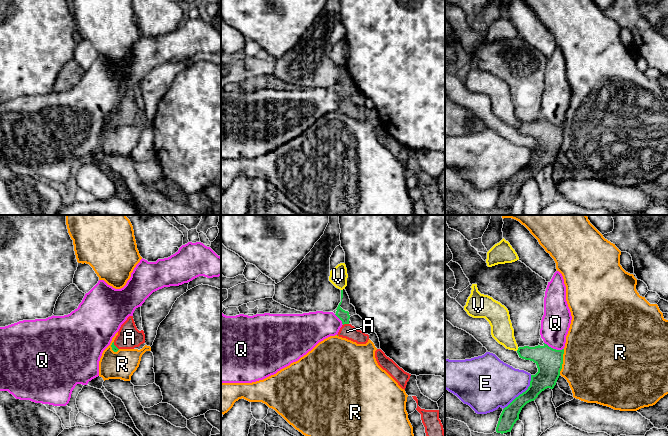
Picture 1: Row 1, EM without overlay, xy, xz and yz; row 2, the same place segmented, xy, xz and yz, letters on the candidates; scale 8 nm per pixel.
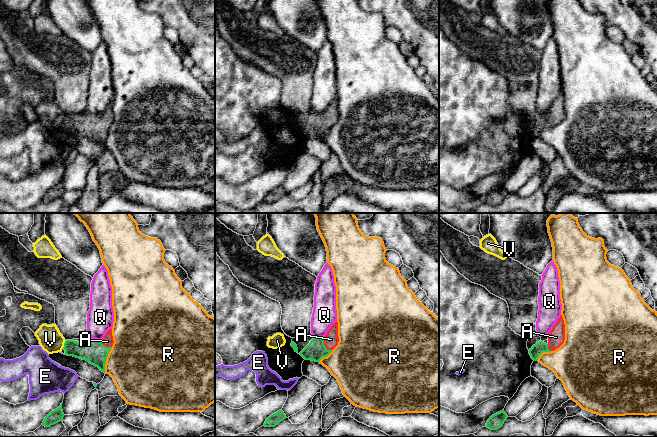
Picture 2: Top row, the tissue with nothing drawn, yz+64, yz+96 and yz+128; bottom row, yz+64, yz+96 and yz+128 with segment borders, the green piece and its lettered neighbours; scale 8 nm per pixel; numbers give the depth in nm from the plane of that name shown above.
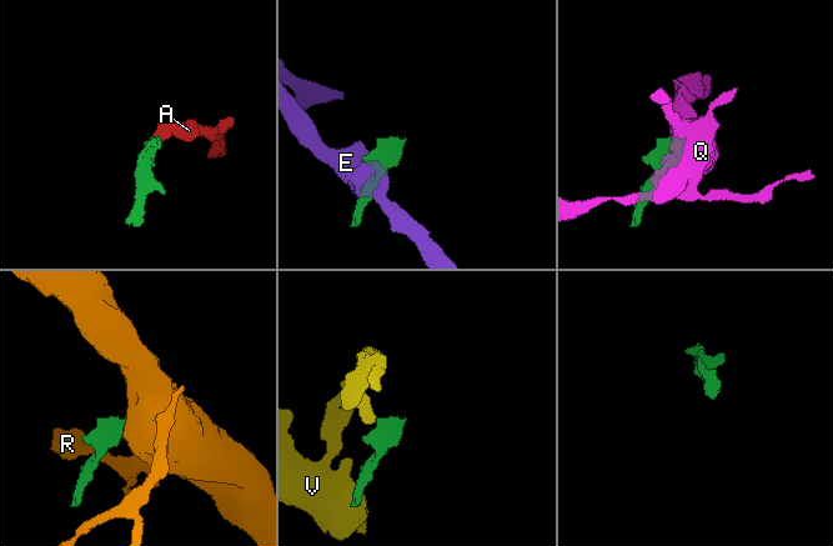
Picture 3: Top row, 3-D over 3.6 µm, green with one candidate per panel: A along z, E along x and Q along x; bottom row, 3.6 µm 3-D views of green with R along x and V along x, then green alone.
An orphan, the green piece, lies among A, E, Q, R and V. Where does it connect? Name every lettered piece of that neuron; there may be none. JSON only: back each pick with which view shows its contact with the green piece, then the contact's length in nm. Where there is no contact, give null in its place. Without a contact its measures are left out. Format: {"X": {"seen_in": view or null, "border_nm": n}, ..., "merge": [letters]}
{"A": {"seen_in": "xz", "border_nm": 50}, "merge": ["A"]}

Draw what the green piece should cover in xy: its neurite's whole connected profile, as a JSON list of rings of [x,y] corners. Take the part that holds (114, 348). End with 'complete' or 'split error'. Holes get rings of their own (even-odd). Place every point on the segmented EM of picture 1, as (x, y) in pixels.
[[[129,316],[121,325],[111,347],[114,352],[119,349],[134,349],[145,343],[144,331],[139,331],[135,325],[133,316]]]; split error

